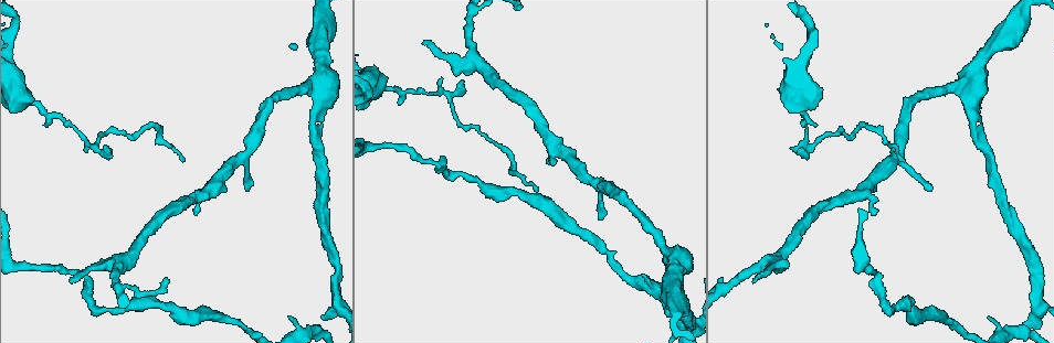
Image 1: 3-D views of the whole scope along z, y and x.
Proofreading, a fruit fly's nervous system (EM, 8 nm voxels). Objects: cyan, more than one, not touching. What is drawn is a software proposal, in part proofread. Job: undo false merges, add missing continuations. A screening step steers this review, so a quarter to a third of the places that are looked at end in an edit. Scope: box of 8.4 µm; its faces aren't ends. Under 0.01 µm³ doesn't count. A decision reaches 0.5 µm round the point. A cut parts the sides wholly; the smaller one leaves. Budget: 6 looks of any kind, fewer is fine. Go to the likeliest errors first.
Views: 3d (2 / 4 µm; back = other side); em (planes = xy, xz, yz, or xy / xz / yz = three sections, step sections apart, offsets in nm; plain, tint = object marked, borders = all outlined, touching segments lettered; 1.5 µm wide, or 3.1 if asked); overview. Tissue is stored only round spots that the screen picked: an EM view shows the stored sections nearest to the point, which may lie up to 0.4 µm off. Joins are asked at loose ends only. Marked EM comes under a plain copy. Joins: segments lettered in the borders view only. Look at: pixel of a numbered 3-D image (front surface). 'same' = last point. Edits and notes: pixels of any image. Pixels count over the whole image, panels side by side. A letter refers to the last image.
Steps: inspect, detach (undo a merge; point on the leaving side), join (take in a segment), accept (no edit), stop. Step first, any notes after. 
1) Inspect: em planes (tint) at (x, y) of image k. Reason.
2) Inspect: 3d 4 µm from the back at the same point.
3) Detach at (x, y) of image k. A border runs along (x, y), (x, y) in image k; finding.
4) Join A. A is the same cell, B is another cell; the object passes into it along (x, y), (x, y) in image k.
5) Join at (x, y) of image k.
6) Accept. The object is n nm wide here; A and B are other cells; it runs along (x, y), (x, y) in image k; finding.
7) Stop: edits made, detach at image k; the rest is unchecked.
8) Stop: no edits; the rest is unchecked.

Inspect: em planes (tint) at (71, 279) of image 1. An open end.

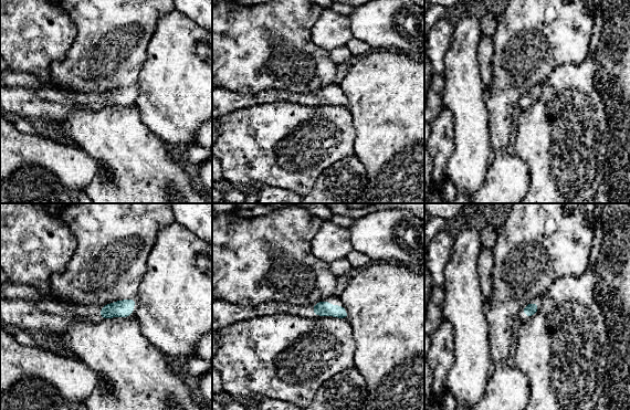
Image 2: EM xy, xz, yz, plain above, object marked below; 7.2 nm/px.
Inspect: em planes (borders) at the same point.

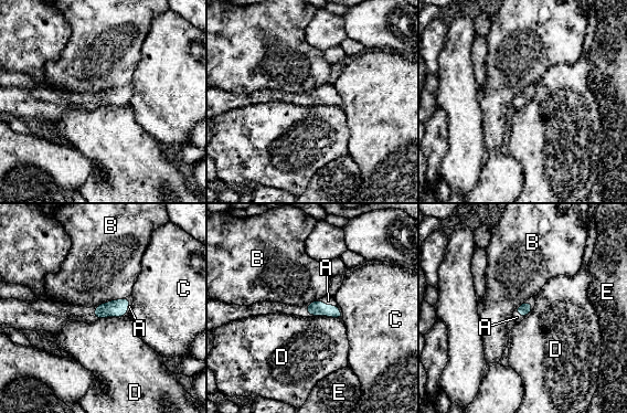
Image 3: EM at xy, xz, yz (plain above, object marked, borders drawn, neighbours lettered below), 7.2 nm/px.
Join A. A is the same cell, B, C, D and E are other cells; the cell continues.

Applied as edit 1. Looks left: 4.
Inspect: overview.

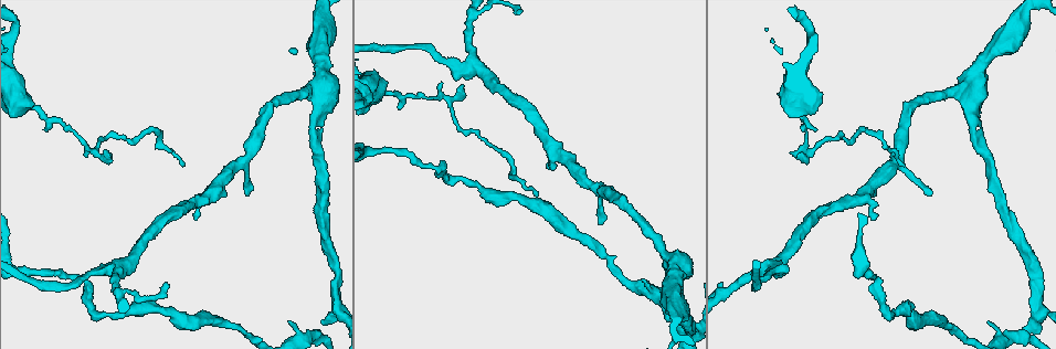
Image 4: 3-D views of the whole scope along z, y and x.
Inspect: em planes (tint) at (165, 311) of image 4. Narrows sharply.

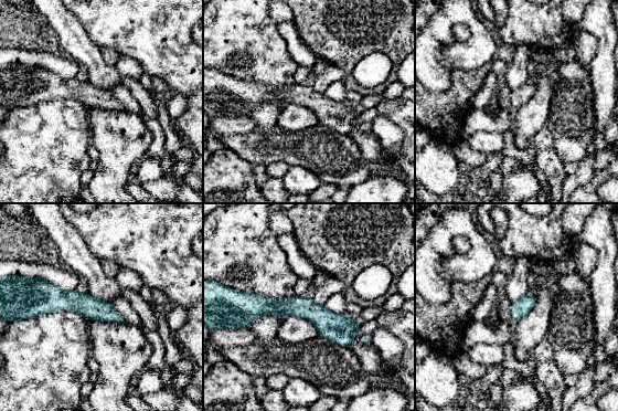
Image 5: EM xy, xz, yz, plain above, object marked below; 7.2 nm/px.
Inspect: em planes (borders) at the same point. See the neighbours.

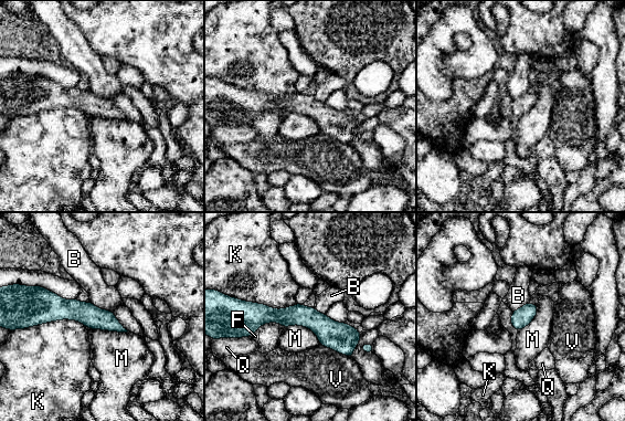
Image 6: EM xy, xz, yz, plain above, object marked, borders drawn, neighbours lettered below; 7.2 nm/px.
Accept. B, F, K, M, Q and V are other cells; it runs along (244, 313), (307, 316), (357, 337) in image 6; one cell here.

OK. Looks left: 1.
Stop: edits made, join at image 3; the rest is unchecked.

